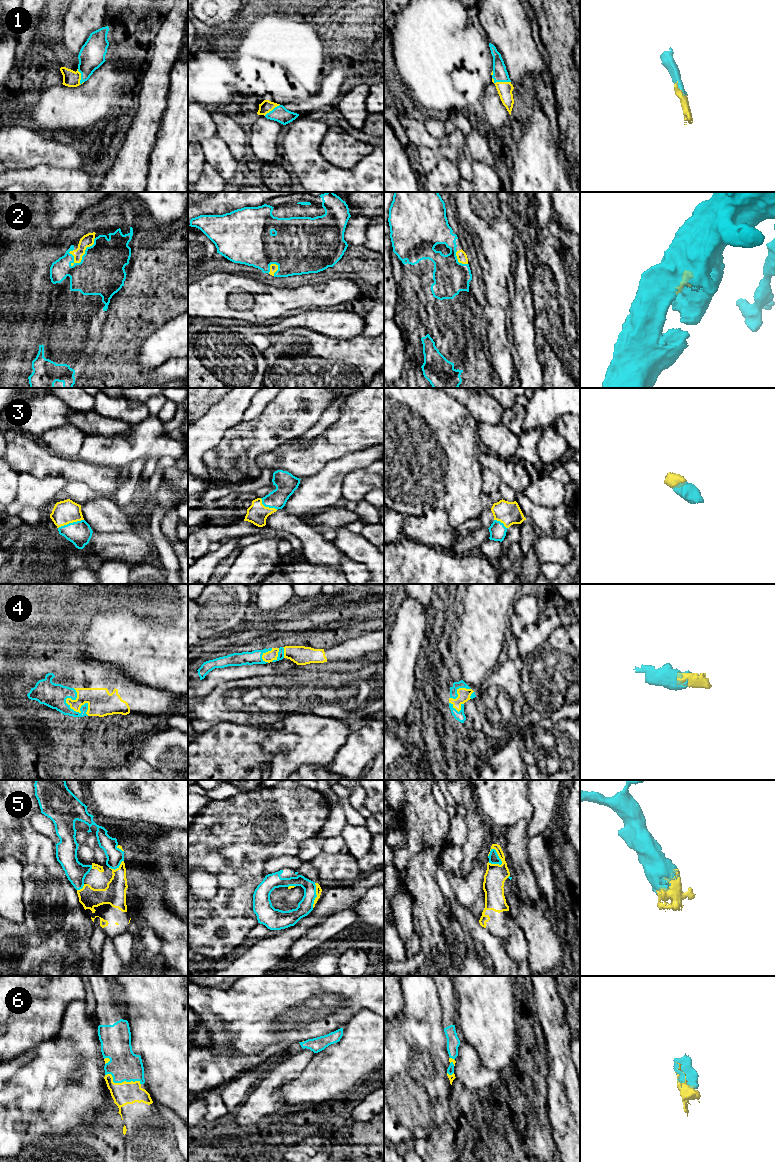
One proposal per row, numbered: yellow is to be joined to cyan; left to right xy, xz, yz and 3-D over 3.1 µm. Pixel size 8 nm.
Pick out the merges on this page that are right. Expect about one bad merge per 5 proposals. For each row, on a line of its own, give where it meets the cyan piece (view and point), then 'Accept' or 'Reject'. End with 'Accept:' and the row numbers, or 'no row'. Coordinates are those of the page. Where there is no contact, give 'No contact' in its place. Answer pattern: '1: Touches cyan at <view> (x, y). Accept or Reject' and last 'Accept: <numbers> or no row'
1: Touches cyan at yz (500, 81). Accept
2: Touches cyan at xy (85, 253). Accept
3: Touches cyan at xy (70, 523). Accept
4: Touches cyan at xy (72, 709). Accept
5: Touches cyan at yz (498, 856). Accept
6: Touches cyan at xy (121, 1082). Accept
Accept: 1, 2, 3, 4, 5, 6

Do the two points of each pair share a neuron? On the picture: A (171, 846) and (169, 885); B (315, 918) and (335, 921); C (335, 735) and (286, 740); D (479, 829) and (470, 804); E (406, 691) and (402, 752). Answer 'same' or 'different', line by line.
A: same
B: different
C: different
D: same
E: different

